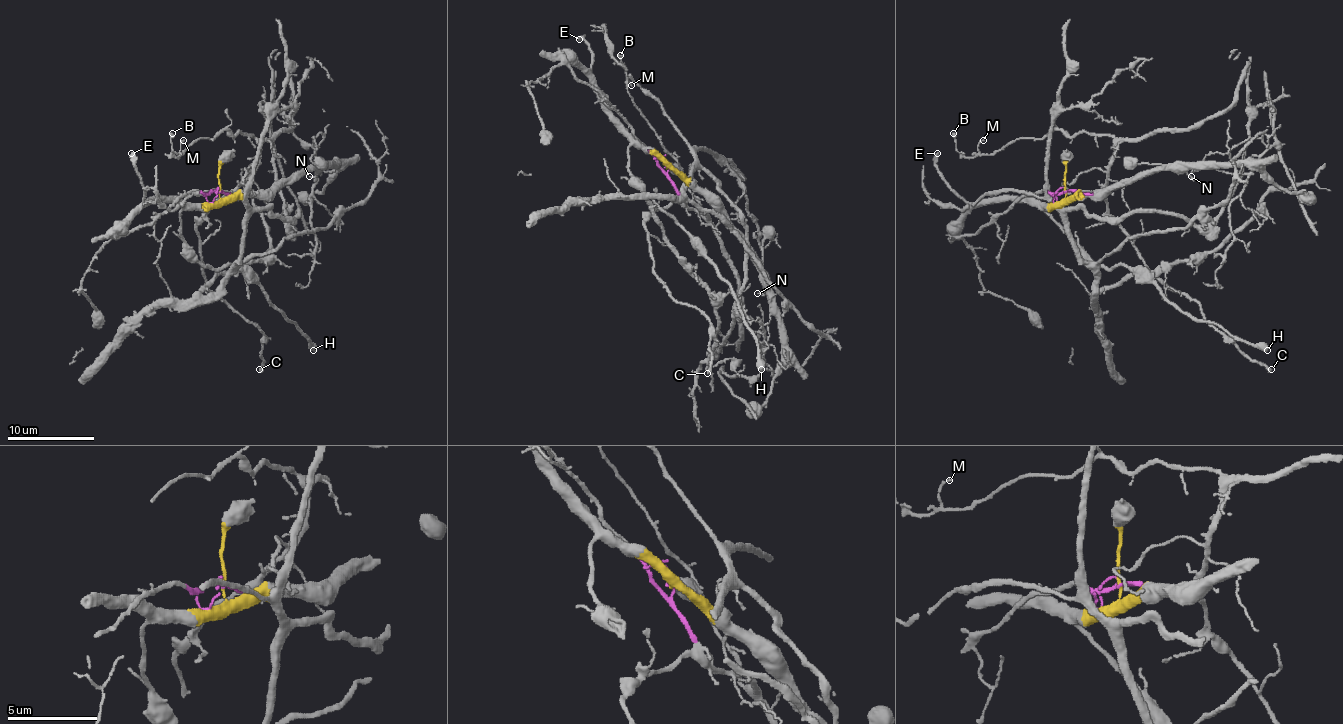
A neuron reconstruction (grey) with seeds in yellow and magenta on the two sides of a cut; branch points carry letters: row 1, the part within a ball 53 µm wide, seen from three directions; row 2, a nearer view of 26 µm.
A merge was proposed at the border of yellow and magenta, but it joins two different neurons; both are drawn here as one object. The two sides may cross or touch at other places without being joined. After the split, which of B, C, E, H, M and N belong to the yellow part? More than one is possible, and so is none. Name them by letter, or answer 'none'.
E, H, N

